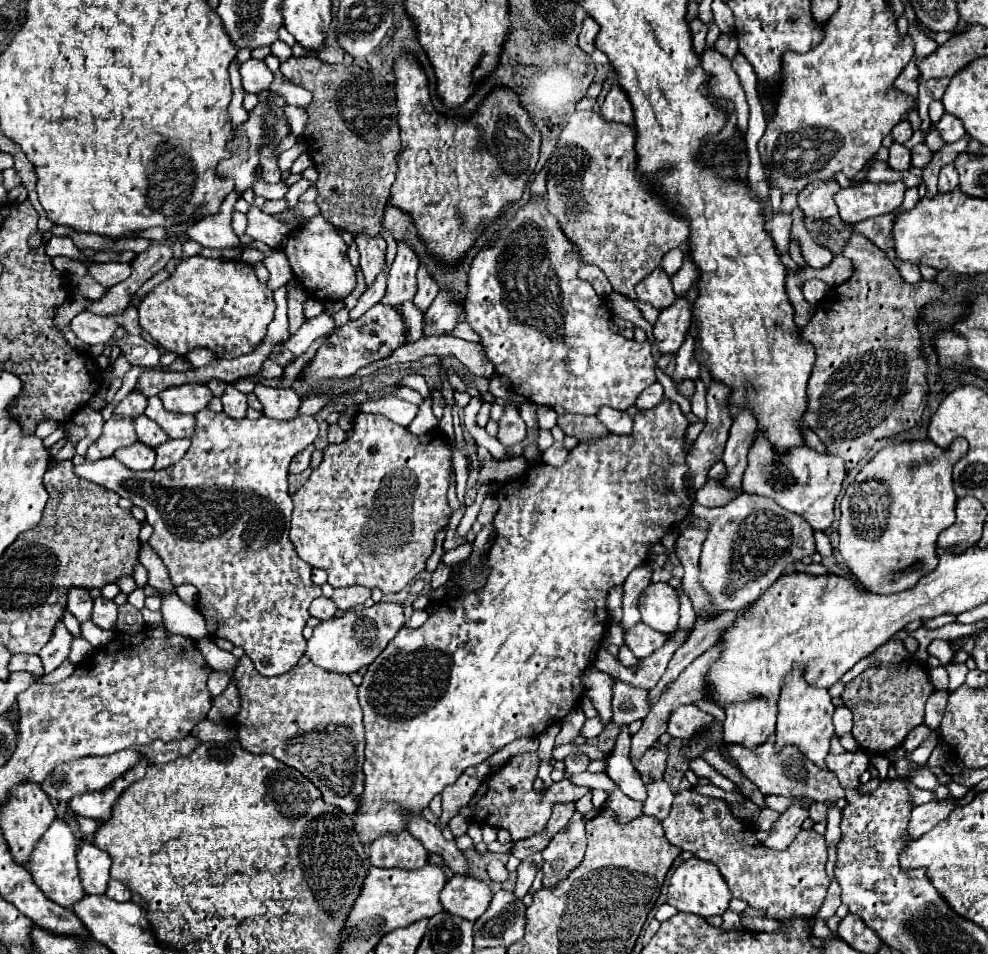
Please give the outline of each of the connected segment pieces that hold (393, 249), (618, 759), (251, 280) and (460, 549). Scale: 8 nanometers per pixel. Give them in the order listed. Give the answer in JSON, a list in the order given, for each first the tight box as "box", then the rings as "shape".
[{"box":[382,233,397,268],"shape":[[[383,233],[382,236],[386,239],[387,243],[386,266],[390,268],[397,253],[397,243],[394,239],[392,239],[392,235],[390,235],[390,233]]]},{"box":[606,727,646,801],"shape":[[[622,727],[616,741],[616,749],[608,759],[606,775],[616,781],[616,785],[634,801],[646,801],[646,787],[630,761],[630,733],[628,727]]]},{"box":[140,257,274,359],"shape":[[[190,257],[184,259],[174,275],[170,275],[166,281],[156,285],[140,303],[140,327],[156,339],[164,351],[172,351],[180,357],[184,357],[188,351],[206,347],[210,349],[218,359],[236,359],[240,355],[252,353],[266,337],[268,325],[274,319],[274,297],[272,291],[256,279],[256,273],[252,265],[244,261],[224,261],[224,259],[206,259],[206,257]]]},{"box":[440,542,472,567],"shape":[[[466,542],[453,549],[450,549],[450,551],[444,551],[444,555],[440,557],[440,563],[448,565],[448,567],[454,567],[456,563],[464,561],[464,559],[470,555],[470,551],[472,551],[472,549],[472,543]]]}]

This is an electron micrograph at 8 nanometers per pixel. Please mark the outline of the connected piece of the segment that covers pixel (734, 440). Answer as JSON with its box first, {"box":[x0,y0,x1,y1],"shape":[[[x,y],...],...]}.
{"box":[722,411,756,491],"shape":[[[742,411],[742,415],[738,415],[730,427],[730,437],[722,457],[722,463],[726,465],[726,477],[722,479],[722,485],[730,491],[742,489],[742,475],[748,463],[746,453],[752,445],[754,431],[756,431],[756,419],[748,411]]]}

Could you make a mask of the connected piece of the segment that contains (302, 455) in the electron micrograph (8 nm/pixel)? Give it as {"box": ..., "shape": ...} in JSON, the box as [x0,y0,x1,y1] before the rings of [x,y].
{"box":[290,445,314,473],"shape":[[[310,445],[306,451],[300,451],[294,459],[292,459],[292,463],[290,463],[290,473],[302,473],[302,471],[306,471],[308,469],[308,465],[310,465],[310,453],[314,451],[314,445]]]}

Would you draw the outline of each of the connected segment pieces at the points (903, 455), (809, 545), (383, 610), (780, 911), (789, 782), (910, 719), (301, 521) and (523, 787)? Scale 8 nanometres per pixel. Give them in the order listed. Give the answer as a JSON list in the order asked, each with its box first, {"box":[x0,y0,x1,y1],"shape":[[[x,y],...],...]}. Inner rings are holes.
[{"box":[838,439,966,595],"shape":[[[958,439],[950,451],[940,451],[932,441],[892,443],[880,449],[848,485],[838,527],[840,555],[864,589],[880,595],[900,593],[936,567],[936,537],[956,519],[952,467],[964,453],[966,439]],[[914,565],[918,567],[912,573],[894,577]]]},{"box":[692,493,816,619],"shape":[[[740,493],[724,507],[708,509],[692,505],[694,515],[710,519],[710,531],[702,545],[700,575],[702,589],[710,595],[710,603],[696,617],[712,619],[724,611],[738,611],[756,601],[770,583],[774,583],[788,565],[816,553],[814,531],[798,515],[782,509],[774,499]]]},{"box":[308,601,404,673],"shape":[[[380,601],[372,607],[362,611],[346,611],[342,617],[334,617],[330,621],[322,621],[312,639],[308,641],[308,651],[312,663],[338,673],[354,673],[360,667],[370,665],[388,645],[388,641],[402,629],[404,625],[404,609],[402,603],[394,601]]]},{"box":[662,791,830,919],"shape":[[[680,791],[676,795],[672,811],[666,821],[662,821],[662,827],[670,843],[682,851],[694,853],[702,861],[714,863],[732,895],[744,899],[750,907],[764,909],[770,919],[812,919],[824,903],[830,885],[830,877],[826,875],[828,843],[824,835],[812,829],[802,829],[786,851],[770,851],[758,843],[756,831],[748,823],[732,815],[724,801],[694,795],[694,791]]]},{"box":[726,737,842,803],"shape":[[[770,737],[762,747],[754,751],[746,751],[744,747],[726,747],[730,757],[738,763],[740,771],[760,789],[762,795],[782,795],[782,797],[806,797],[810,801],[832,803],[842,799],[842,787],[836,781],[835,775],[816,767],[796,747],[786,747],[782,753],[776,755],[774,751],[774,737]]]},{"box":[840,657,934,755],"shape":[[[908,657],[900,663],[870,665],[856,679],[846,683],[840,699],[854,713],[852,735],[862,751],[888,755],[904,743],[904,737],[924,721],[926,699],[934,693],[928,669],[918,659]]]},{"box":[290,415,452,593],"shape":[[[356,415],[354,419],[354,435],[340,445],[328,445],[324,449],[324,459],[322,463],[312,469],[312,475],[308,481],[294,493],[294,513],[292,513],[292,529],[290,529],[290,541],[294,543],[300,559],[304,559],[312,569],[324,569],[328,573],[328,583],[332,587],[350,587],[350,585],[362,585],[368,589],[380,589],[382,593],[398,593],[402,591],[408,583],[412,583],[424,569],[426,569],[426,559],[432,555],[434,545],[436,545],[436,533],[448,527],[452,509],[448,505],[446,493],[450,487],[448,481],[448,471],[452,467],[452,453],[448,447],[448,441],[442,431],[430,431],[426,435],[414,437],[408,433],[406,427],[400,427],[392,423],[390,419],[382,415]]]},{"box":[470,753,590,841],"shape":[[[524,753],[524,755],[512,757],[500,771],[486,777],[482,781],[482,787],[478,789],[478,793],[470,801],[470,807],[478,811],[476,803],[482,799],[482,809],[478,811],[474,821],[482,821],[482,823],[488,823],[492,827],[508,829],[512,833],[512,841],[528,839],[528,837],[546,829],[546,823],[548,823],[550,813],[552,813],[552,805],[556,801],[558,803],[578,801],[580,797],[584,797],[590,791],[590,787],[578,787],[568,779],[563,779],[555,783],[555,787],[552,789],[548,789],[544,793],[536,793],[532,789],[532,783],[536,779],[536,769],[538,769],[538,753]]]}]

